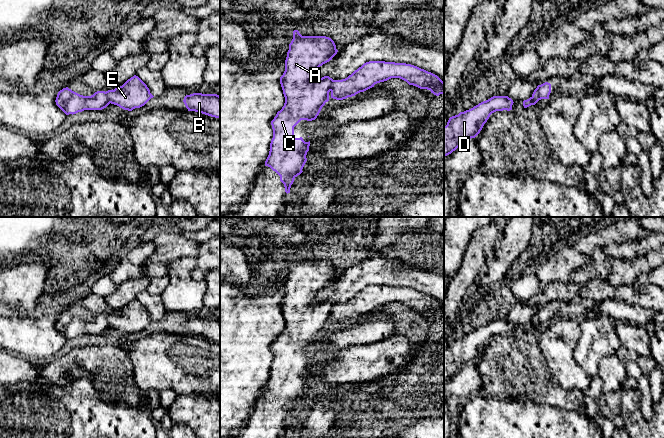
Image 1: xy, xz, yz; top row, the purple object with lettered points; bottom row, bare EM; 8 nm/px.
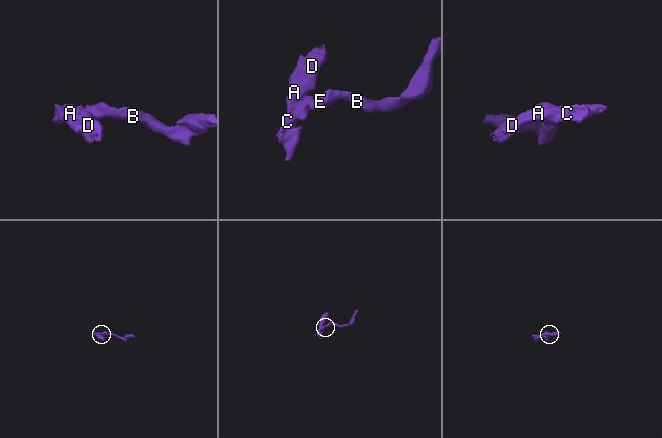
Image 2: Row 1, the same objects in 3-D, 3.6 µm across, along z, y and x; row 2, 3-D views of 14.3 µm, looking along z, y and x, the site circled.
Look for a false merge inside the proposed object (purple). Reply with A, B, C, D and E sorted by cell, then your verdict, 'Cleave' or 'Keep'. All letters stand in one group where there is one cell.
Groups: A C D / B E. Cleave

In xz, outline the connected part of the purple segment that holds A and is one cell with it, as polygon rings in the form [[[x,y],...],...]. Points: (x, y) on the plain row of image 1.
[[[298,254],[293,255],[293,263],[285,284],[285,295],[280,301],[280,308],[285,321],[284,330],[271,345],[273,362],[270,367],[269,379],[265,390],[270,391],[280,400],[285,416],[290,417],[294,403],[303,395],[307,385],[310,365],[305,366],[302,361],[294,361],[294,351],[301,345],[312,345],[317,342],[322,331],[329,325],[332,306],[329,300],[317,302],[317,294],[323,288],[332,284],[338,274],[334,265],[326,260],[302,260]]]

